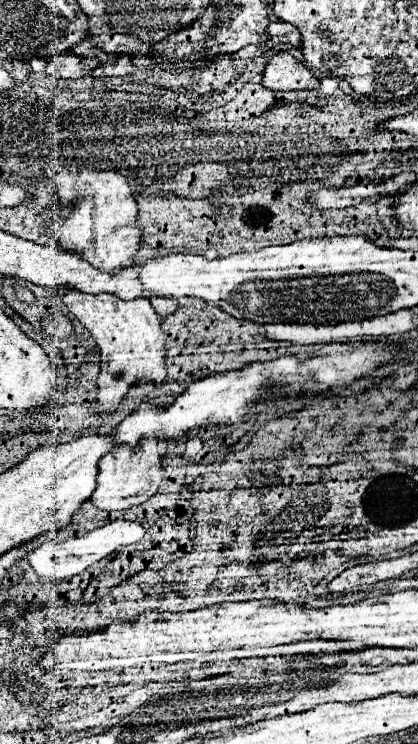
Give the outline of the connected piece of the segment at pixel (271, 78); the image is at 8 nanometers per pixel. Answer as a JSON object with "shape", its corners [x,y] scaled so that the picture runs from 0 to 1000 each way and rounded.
{"shape":[[[667,67],[639,83],[629,94],[624,116],[653,124],[744,121],[744,118],[763,118],[763,108],[720,83],[711,83],[687,67]]]}

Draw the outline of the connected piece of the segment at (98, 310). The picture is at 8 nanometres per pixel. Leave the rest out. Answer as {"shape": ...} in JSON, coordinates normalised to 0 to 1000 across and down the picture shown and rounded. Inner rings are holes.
{"shape":[[[165,387],[151,398],[151,409],[165,414],[165,419],[218,446],[227,454],[237,473],[242,473],[242,503],[237,503],[237,532],[232,538],[246,543],[251,554],[275,554],[285,538],[304,530],[304,524],[337,508],[352,508],[371,516],[385,516],[395,511],[395,457],[390,457],[390,444],[385,444],[385,430],[371,422],[361,406],[352,401],[323,401],[323,403],[285,403],[266,395],[246,395],[237,401],[232,395],[203,395],[203,392],[179,392]]]}

